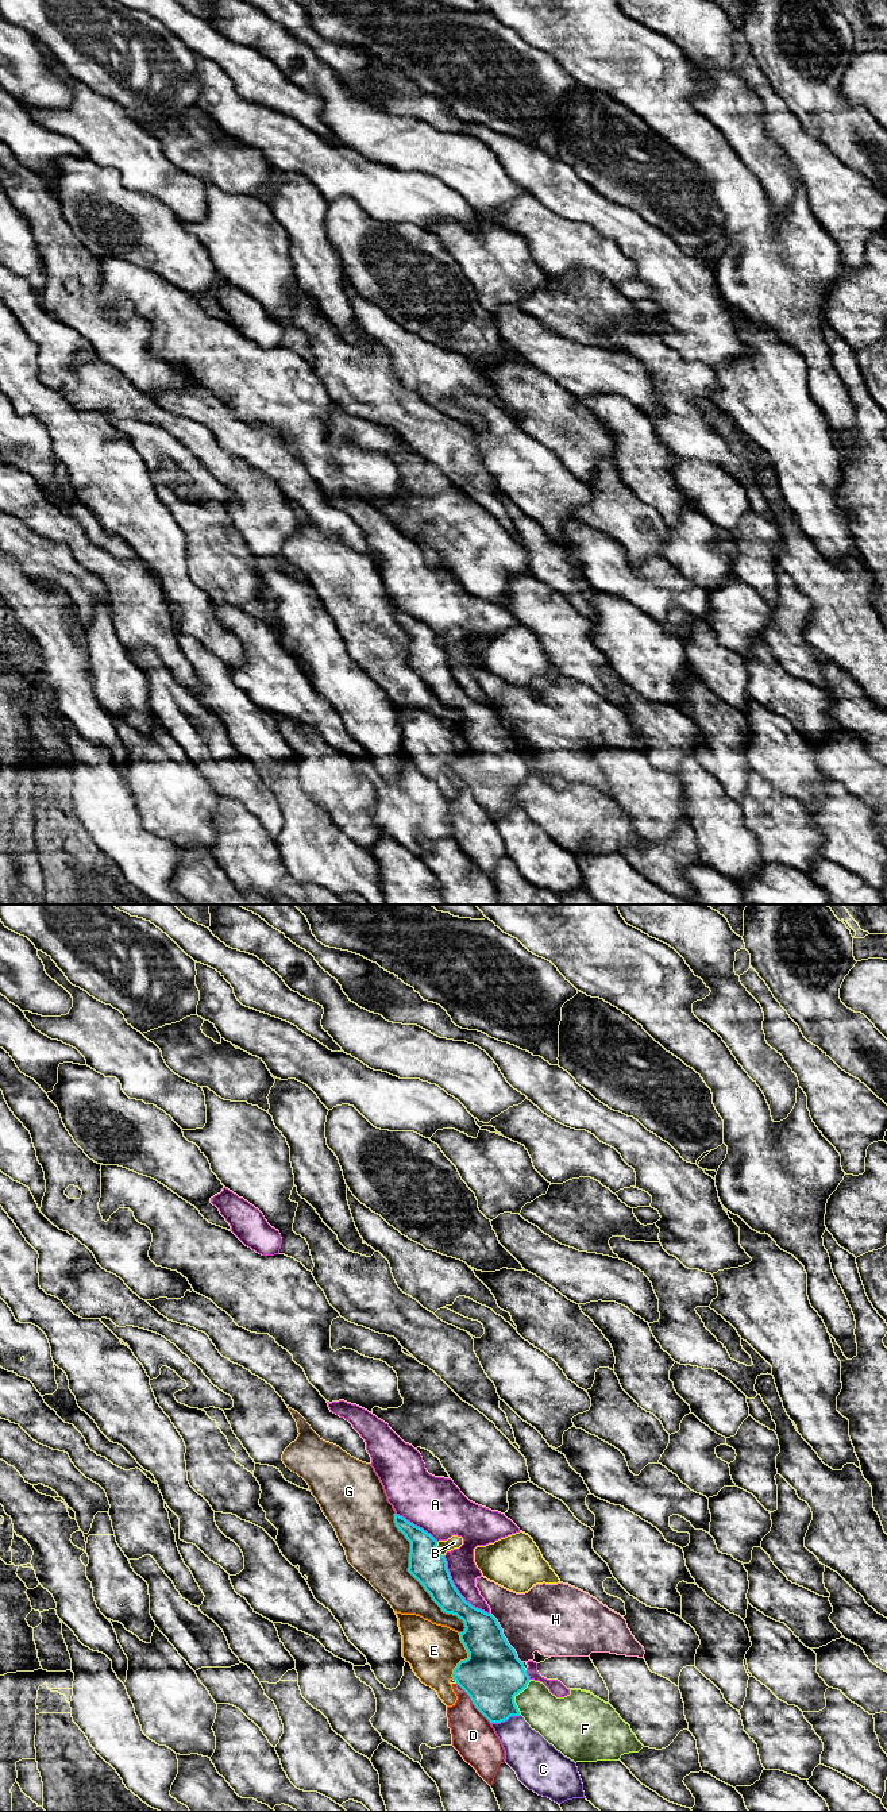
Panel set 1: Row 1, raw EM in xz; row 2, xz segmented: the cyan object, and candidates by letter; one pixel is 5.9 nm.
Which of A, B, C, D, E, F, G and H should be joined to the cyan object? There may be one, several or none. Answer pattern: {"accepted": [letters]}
{"accepted": []}

